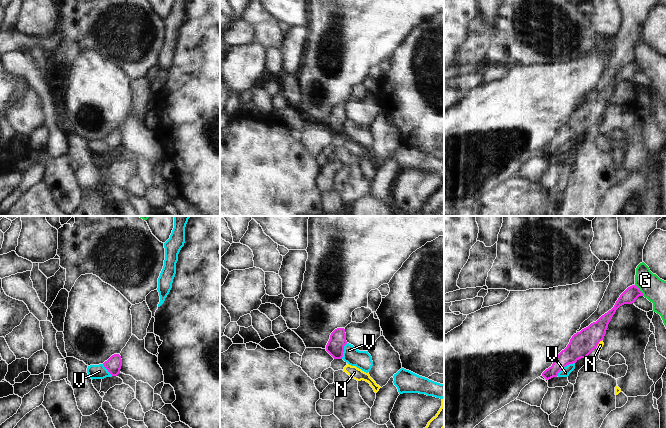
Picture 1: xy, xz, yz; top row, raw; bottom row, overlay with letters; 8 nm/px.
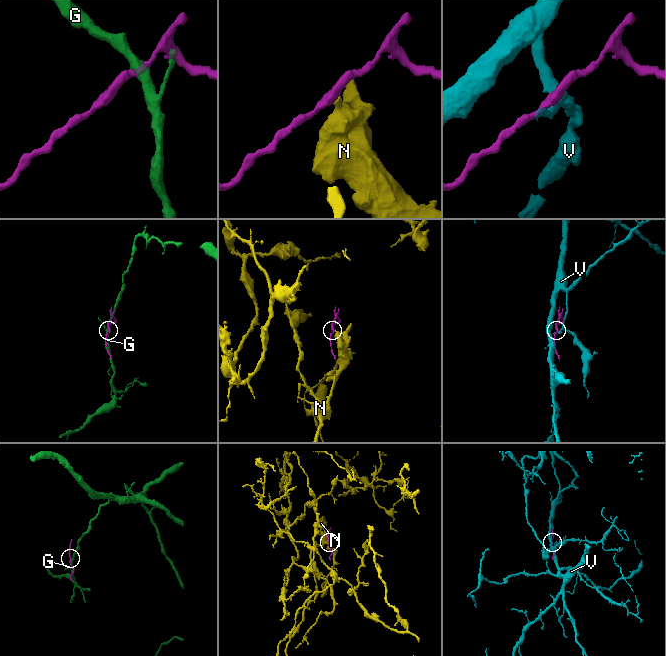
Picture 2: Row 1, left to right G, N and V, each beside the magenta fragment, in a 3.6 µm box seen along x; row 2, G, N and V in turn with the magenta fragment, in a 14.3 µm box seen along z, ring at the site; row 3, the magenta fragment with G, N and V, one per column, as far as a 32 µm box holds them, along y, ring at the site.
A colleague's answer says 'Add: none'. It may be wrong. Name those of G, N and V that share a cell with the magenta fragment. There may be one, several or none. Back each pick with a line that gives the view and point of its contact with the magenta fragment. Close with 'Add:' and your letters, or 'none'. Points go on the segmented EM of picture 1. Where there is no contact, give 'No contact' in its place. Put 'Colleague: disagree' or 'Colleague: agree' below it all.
Add: none
Colleague: agree

